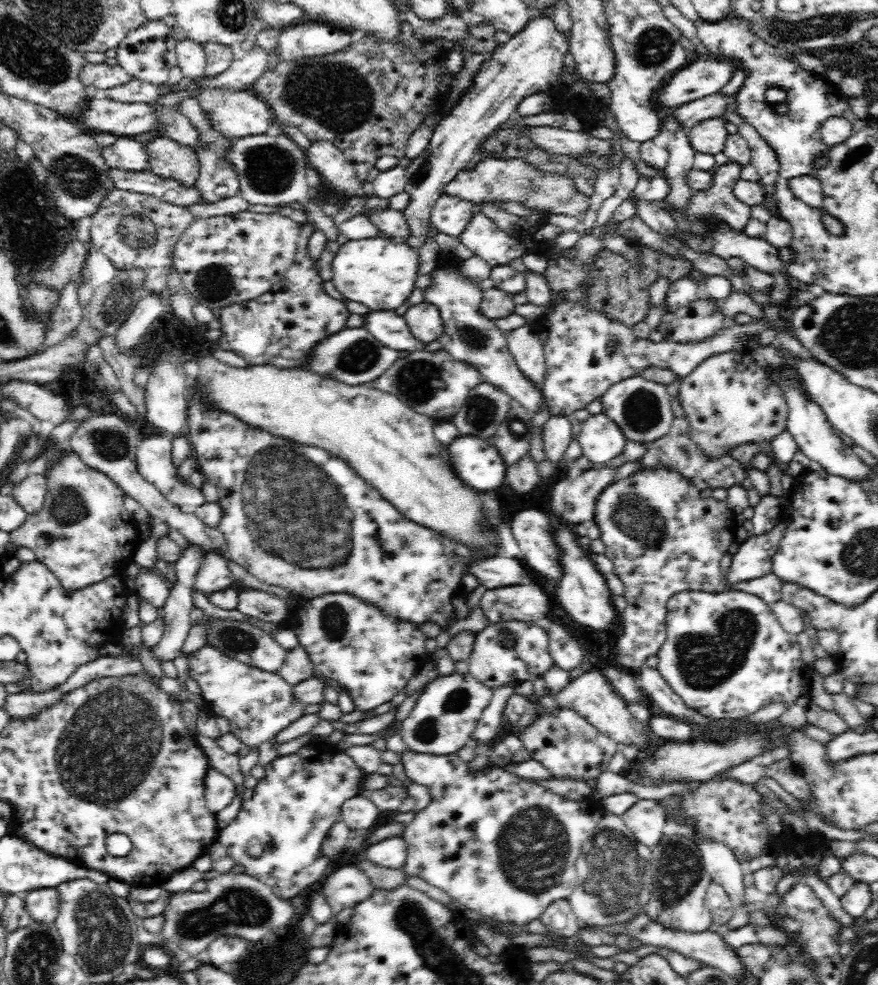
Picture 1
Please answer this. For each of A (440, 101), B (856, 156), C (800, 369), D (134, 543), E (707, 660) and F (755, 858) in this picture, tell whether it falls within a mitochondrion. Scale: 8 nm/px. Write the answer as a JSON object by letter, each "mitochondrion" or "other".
{"A":"other","B":"mitochondrion","C":"other","D":"other","E":"mitochondrion","F":"other"}

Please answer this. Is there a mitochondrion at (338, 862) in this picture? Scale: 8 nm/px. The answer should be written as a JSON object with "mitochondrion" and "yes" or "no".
{"mitochondrion":"no"}

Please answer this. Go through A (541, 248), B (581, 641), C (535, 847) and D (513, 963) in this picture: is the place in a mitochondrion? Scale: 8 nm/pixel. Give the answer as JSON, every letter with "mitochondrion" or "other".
{"A":"other","B":"other","C":"mitochondrion","D":"other"}

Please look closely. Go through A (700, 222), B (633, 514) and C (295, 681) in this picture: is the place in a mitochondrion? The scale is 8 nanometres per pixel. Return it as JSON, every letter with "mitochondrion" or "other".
{"A":"mitochondrion","B":"mitochondrion","C":"other"}

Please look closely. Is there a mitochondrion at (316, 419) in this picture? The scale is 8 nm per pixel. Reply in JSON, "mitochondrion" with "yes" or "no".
{"mitochondrion":"no"}

